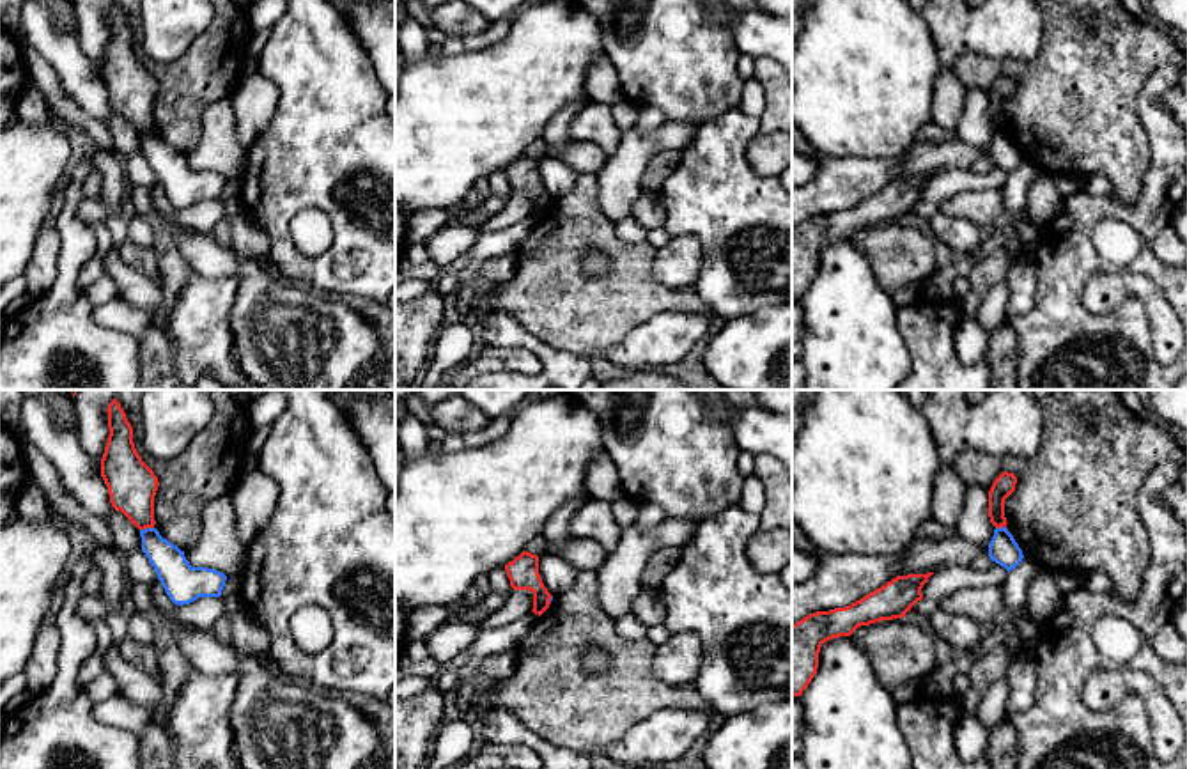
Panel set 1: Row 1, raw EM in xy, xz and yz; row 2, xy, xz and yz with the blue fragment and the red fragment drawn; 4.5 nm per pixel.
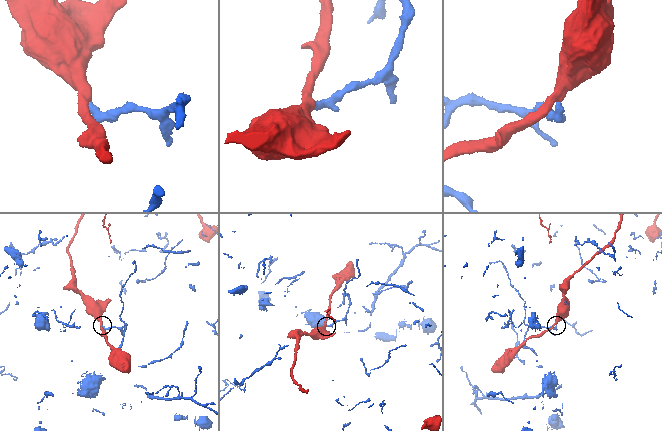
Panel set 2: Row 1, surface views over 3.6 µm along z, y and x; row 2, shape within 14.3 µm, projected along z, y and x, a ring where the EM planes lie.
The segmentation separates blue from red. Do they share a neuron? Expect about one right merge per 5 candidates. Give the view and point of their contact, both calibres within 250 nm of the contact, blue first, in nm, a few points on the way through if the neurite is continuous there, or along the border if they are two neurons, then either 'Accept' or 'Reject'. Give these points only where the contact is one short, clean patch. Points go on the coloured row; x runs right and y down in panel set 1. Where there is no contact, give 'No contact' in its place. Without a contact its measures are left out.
Touches blue at xy (146, 528). Thickness 160 nm (blue) against 220 nm. Boundary: xy (153, 527), (140, 530). Reject

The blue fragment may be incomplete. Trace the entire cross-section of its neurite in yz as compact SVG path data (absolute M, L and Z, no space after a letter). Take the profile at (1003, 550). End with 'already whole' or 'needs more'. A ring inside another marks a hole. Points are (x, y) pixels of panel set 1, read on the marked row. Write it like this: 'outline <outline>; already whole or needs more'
outline M1003 526L994 530L994 537L989 544L989 556L1008 572L1015 569L1024 558L1022 549L1015 542L1013 535Z; already whole

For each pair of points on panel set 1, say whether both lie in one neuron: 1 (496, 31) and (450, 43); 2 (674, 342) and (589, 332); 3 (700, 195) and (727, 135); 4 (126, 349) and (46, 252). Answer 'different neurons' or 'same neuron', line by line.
1: same neuron
2: different neurons
3: same neuron
4: different neurons

